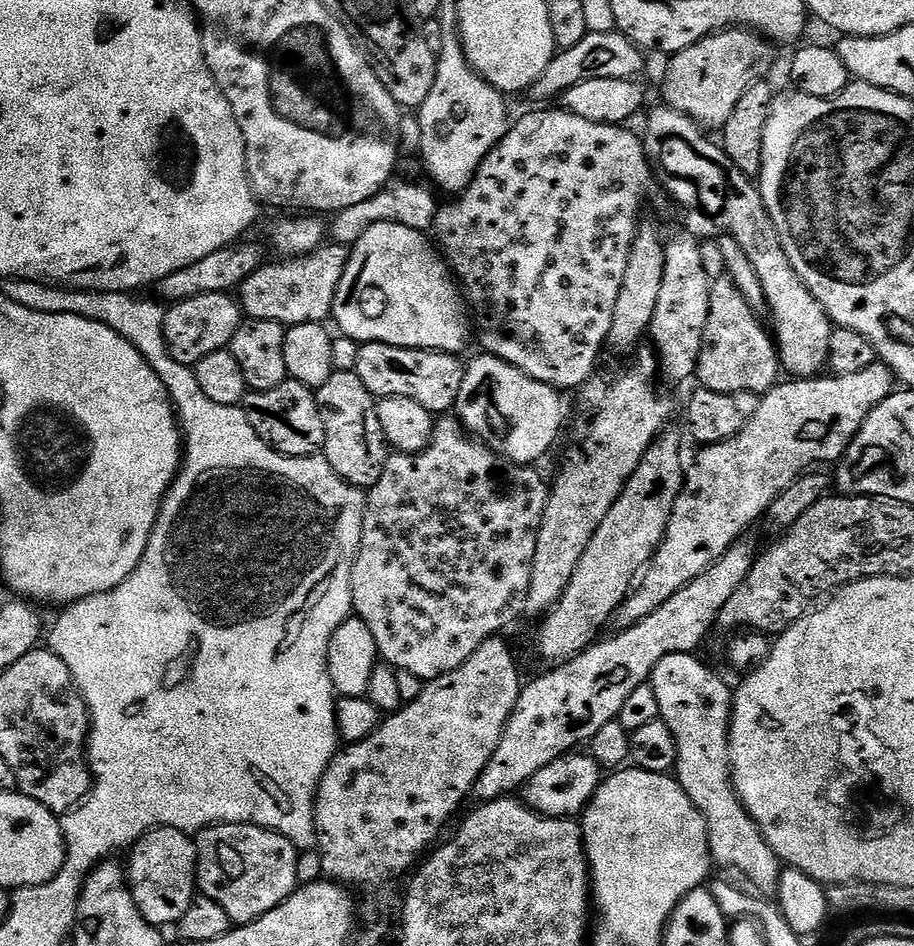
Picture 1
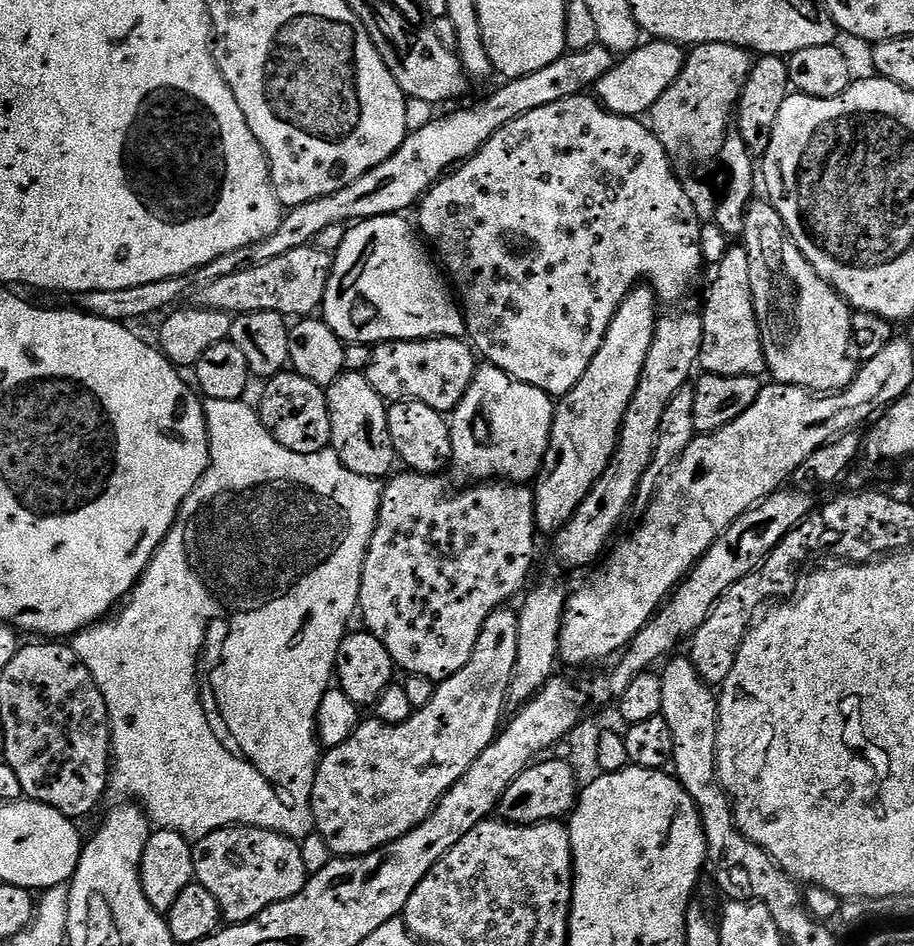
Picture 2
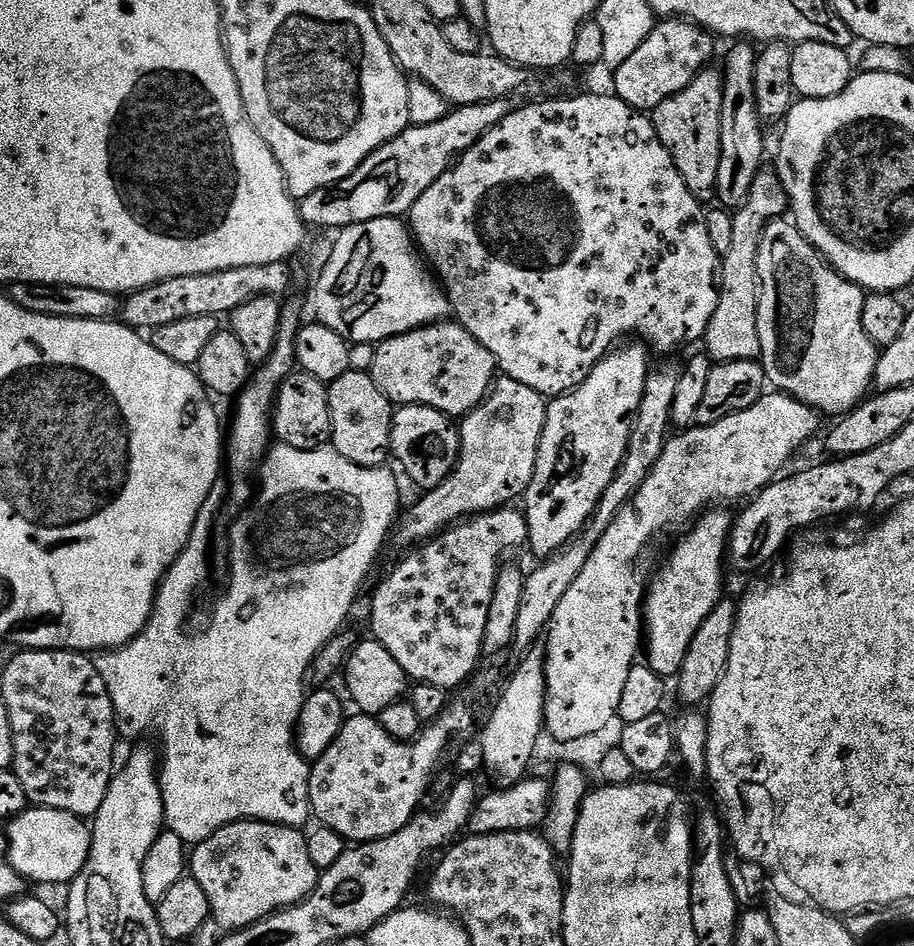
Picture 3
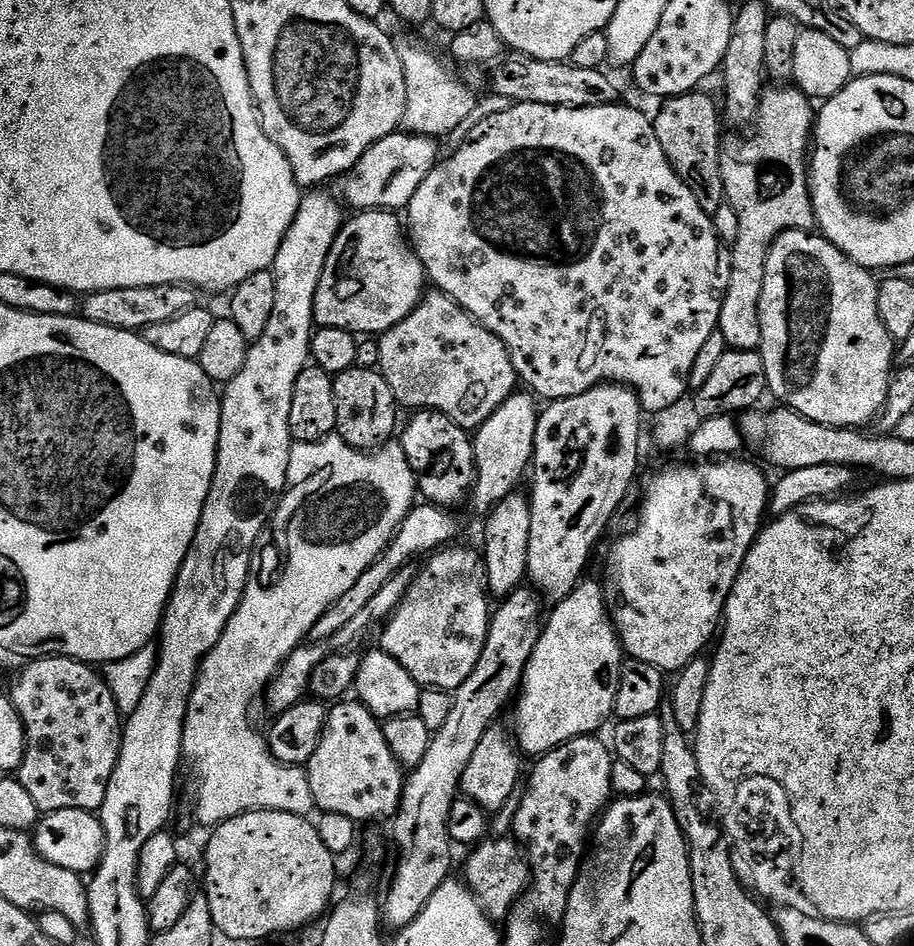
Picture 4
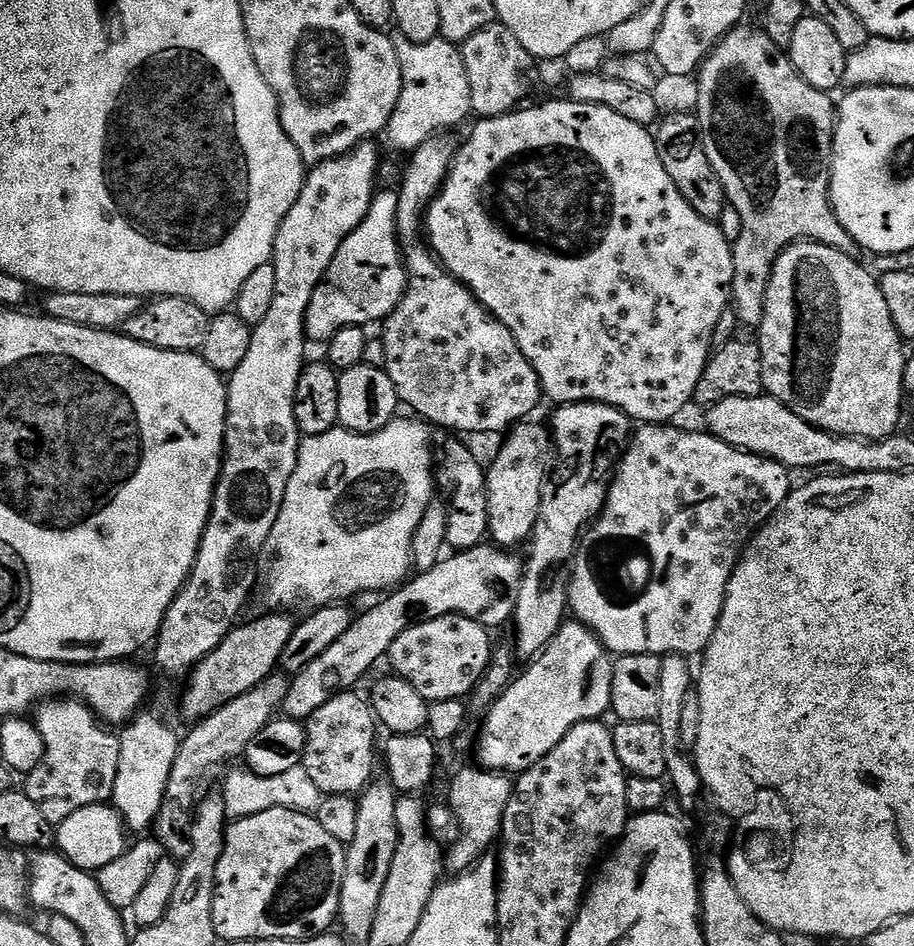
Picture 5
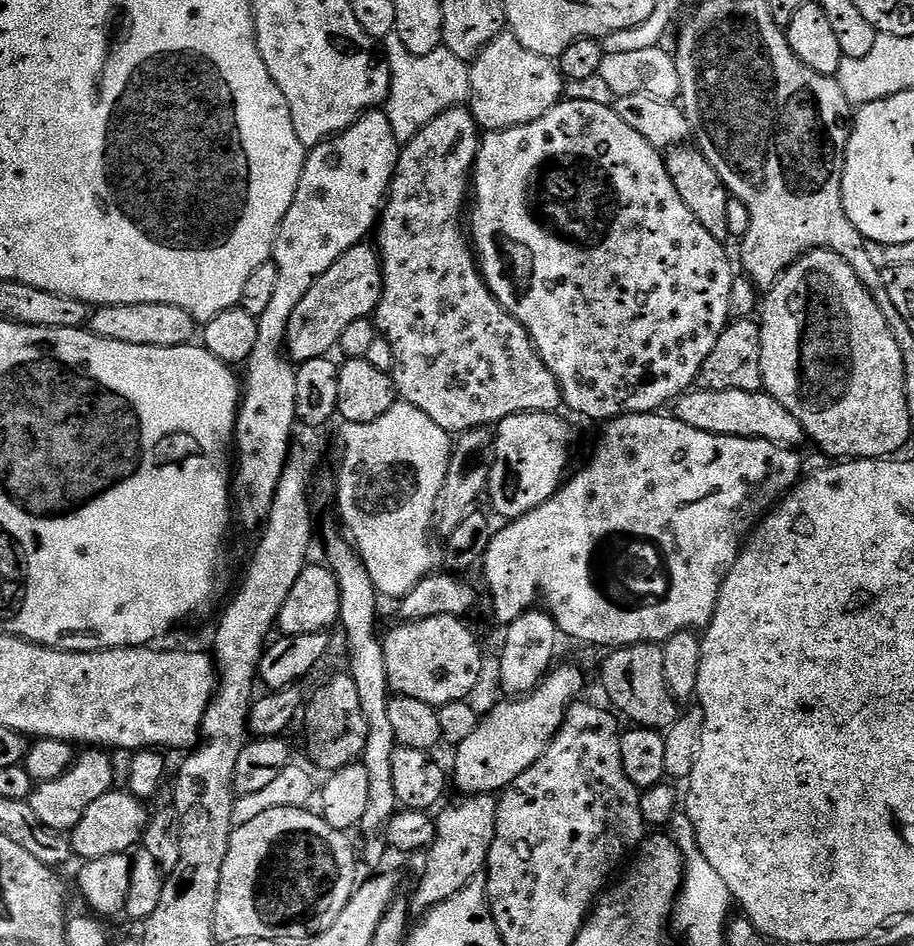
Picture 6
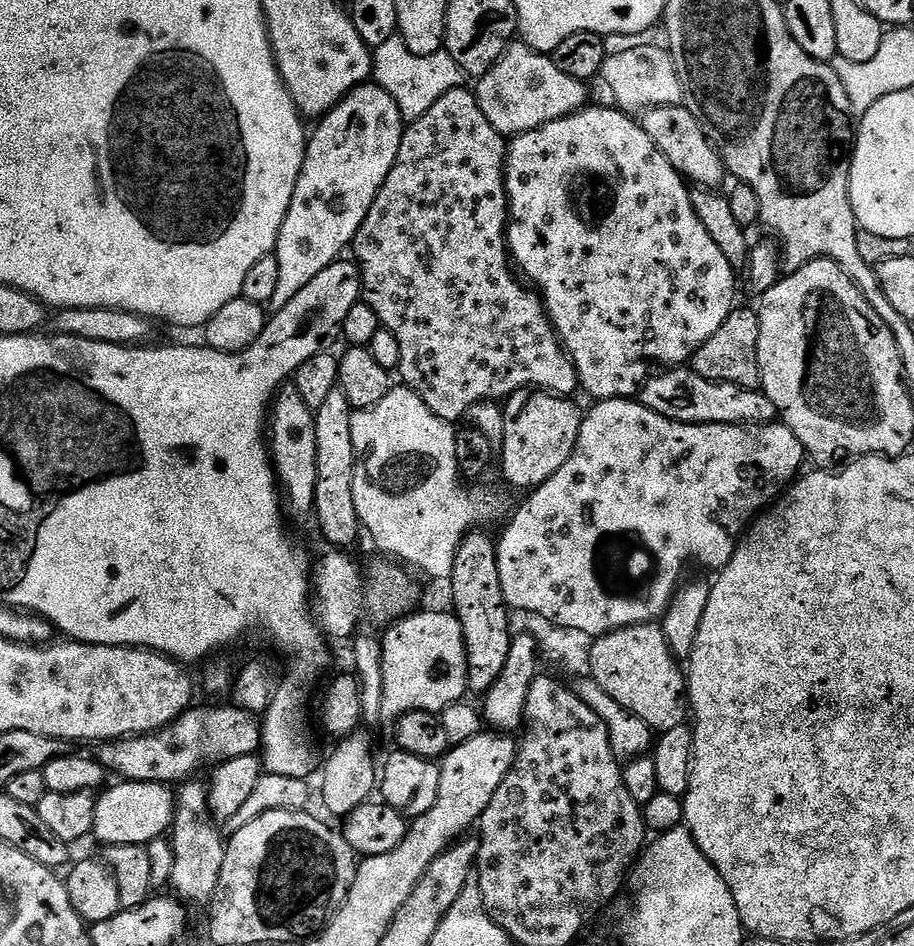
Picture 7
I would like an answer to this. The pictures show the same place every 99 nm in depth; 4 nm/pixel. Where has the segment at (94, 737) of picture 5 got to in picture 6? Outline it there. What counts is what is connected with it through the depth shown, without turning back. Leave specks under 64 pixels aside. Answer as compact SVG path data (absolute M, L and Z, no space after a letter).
M84 750L84 752L75 757L72 761L72 767L67 772L45 784L36 784L32 789L27 804L30 810L34 810L34 814L38 818L38 822L42 822L42 826L46 826L50 830L61 834L70 834L78 826L78 822L82 822L82 814L86 814L86 810L90 810L90 805L98 802L98 798L102 798L102 794L113 791L114 784L112 779L115 778L116 772L112 769L112 760L107 751L104 750Z

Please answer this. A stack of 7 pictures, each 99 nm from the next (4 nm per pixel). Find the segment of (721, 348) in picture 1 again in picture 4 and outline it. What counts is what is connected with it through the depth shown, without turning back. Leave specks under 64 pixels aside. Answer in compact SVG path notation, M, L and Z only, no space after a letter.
M795 86L765 87L752 130L752 136L746 137L745 140L740 136L732 136L729 140L727 137L720 146L720 169L726 204L732 207L734 213L737 214L740 229L737 241L730 245L732 269L729 272L727 269L726 272L728 288L724 291L718 330L726 338L729 349L737 348L747 352L760 347L762 338L760 299L762 298L762 282L766 282L766 258L770 254L772 243L784 232L816 228L812 194L808 190L810 141L814 135L813 101Z

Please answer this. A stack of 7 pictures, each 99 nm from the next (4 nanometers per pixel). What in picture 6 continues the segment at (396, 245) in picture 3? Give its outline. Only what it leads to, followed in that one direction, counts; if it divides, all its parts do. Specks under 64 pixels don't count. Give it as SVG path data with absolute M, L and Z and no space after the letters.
M371 243L355 244L298 302L294 314L290 314L286 352L293 361L309 360L319 356L328 356L331 348L335 349L342 338L342 330L350 326L350 322L369 319L375 313L382 294L382 270L380 269L380 253Z

